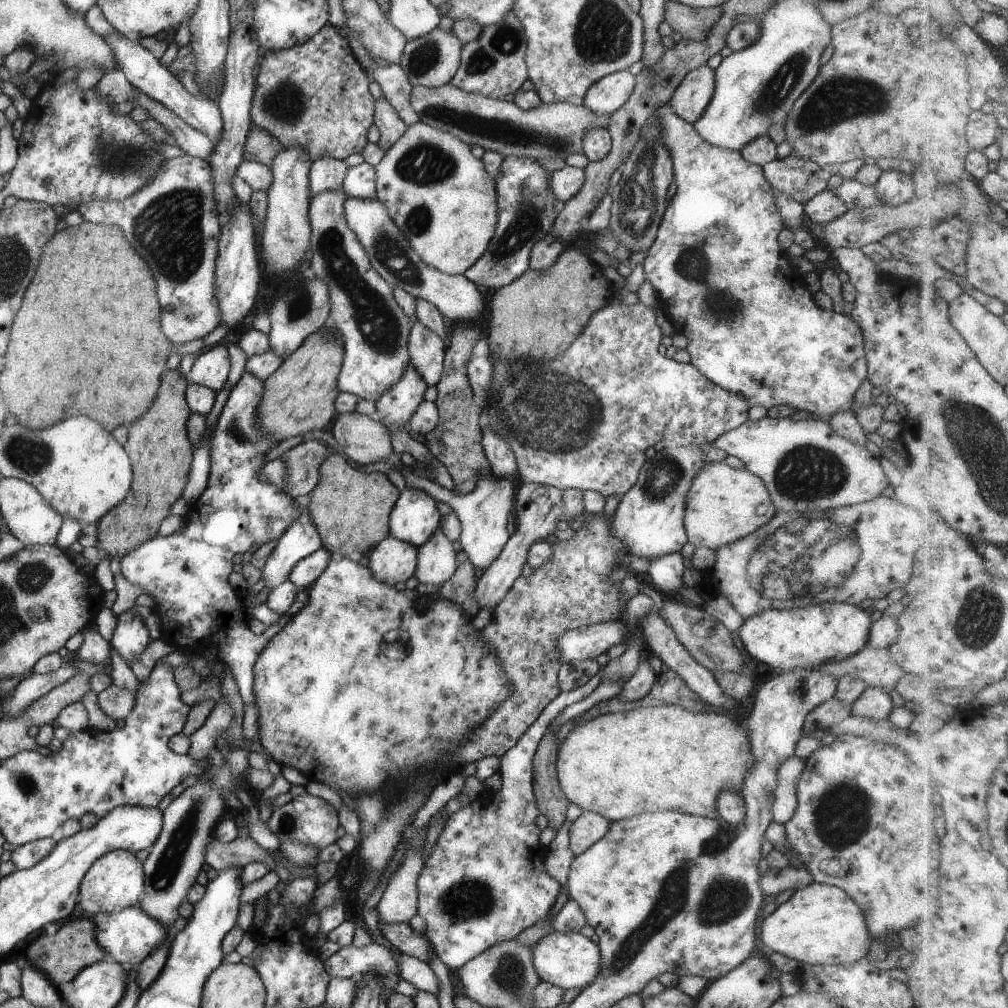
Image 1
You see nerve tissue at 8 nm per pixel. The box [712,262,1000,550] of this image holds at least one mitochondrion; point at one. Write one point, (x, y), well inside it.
(806, 474)

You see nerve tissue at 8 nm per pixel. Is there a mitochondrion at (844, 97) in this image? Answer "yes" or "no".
yes

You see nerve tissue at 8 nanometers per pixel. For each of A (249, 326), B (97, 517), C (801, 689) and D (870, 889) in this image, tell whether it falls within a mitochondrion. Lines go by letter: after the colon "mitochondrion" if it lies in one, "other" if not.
A: other
B: other
C: other
D: other

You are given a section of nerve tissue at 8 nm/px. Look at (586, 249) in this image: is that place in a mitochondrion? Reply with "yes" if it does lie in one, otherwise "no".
no

